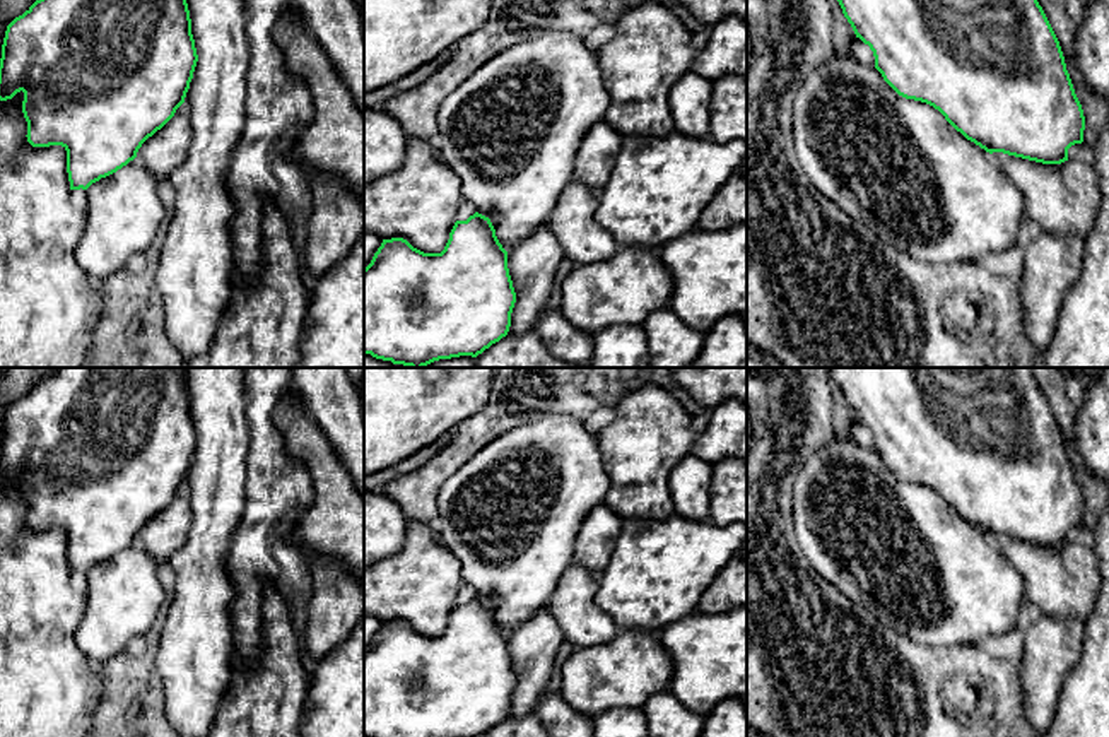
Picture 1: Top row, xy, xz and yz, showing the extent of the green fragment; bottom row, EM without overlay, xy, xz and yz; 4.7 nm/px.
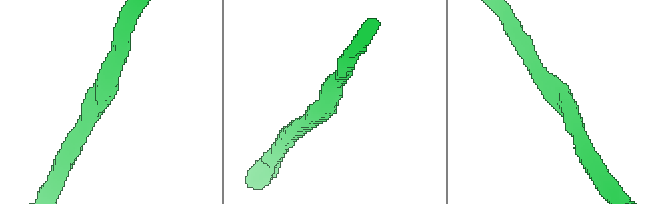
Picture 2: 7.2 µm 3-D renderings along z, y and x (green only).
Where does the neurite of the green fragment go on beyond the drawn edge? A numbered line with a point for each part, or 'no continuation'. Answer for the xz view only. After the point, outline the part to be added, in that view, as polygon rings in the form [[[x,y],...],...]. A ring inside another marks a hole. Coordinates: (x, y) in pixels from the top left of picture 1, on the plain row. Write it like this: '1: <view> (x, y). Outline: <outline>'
no continuation

